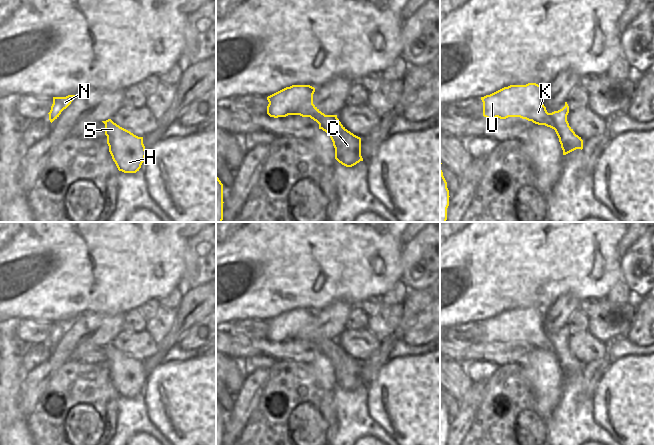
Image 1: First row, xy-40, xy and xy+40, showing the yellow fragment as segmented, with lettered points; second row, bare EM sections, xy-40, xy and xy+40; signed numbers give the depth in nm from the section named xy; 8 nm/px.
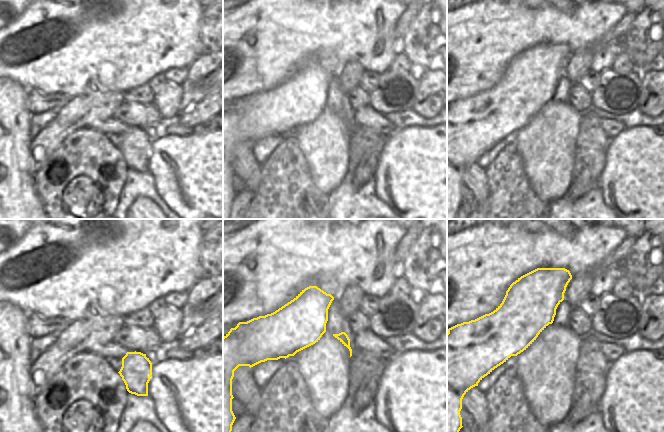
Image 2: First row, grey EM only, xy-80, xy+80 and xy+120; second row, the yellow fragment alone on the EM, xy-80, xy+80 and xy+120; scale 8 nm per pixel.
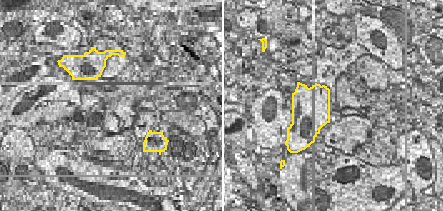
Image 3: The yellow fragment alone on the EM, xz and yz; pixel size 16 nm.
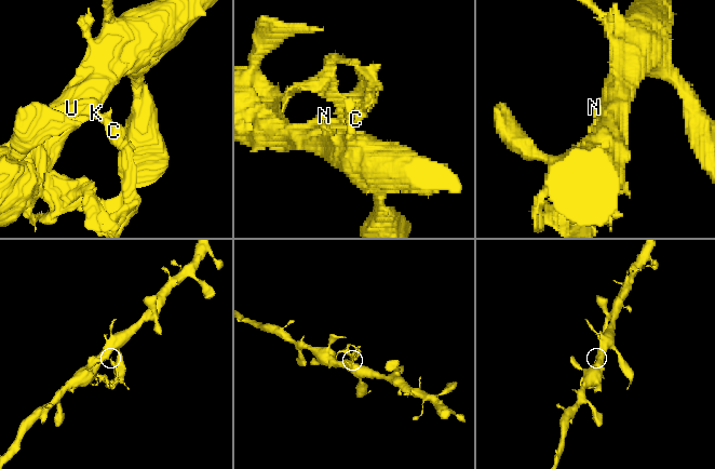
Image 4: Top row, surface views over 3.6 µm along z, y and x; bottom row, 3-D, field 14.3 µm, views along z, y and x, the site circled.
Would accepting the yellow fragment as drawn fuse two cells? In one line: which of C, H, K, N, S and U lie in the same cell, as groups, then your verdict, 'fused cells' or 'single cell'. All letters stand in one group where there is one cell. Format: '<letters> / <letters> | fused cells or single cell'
C H S / K N U | fused cells

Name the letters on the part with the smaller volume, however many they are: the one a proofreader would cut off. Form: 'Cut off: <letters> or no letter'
Cut off: C, H, S

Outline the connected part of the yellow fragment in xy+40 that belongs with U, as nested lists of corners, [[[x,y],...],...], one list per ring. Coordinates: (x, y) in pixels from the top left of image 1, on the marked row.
[[[536,83],[510,85],[481,97],[481,100],[483,116],[488,119],[520,117],[538,125],[550,123],[543,104],[543,87]]]

